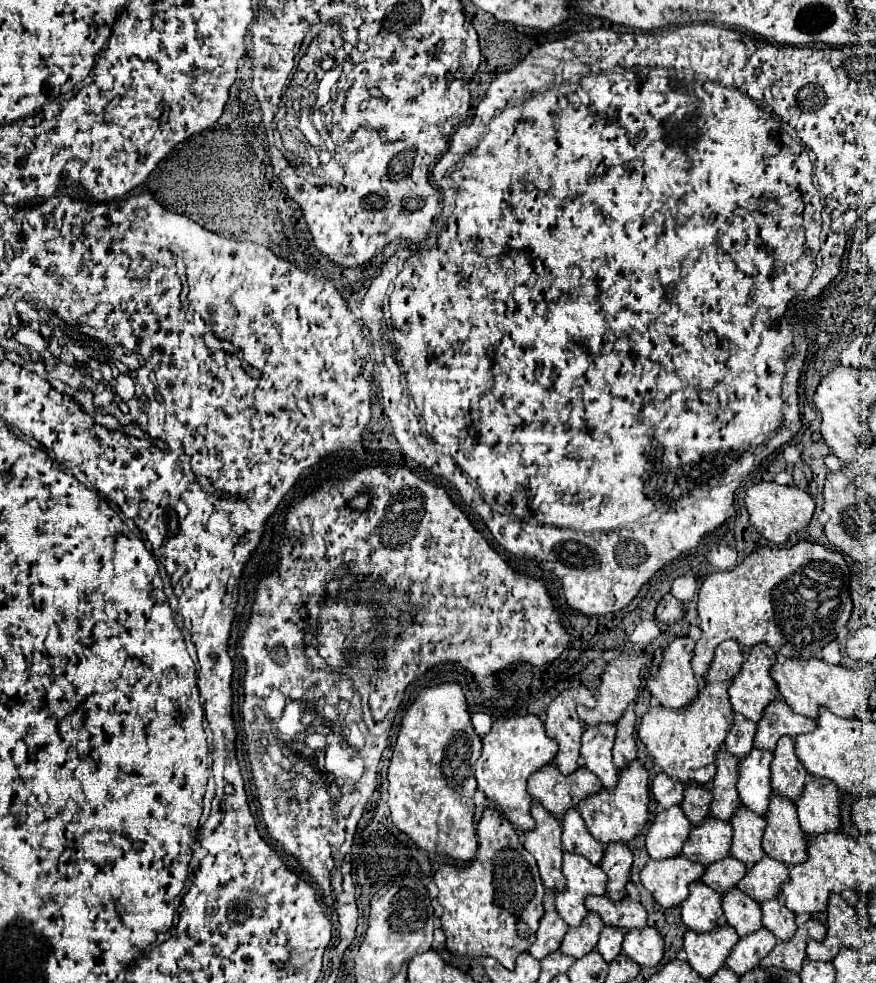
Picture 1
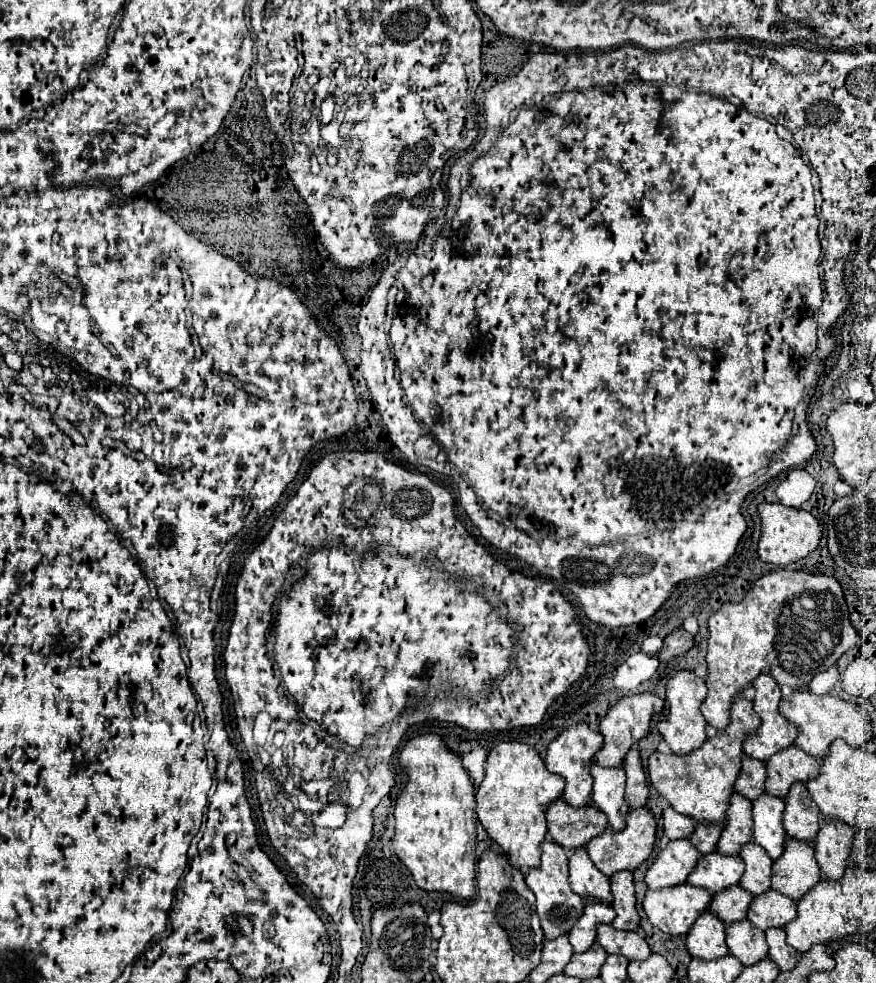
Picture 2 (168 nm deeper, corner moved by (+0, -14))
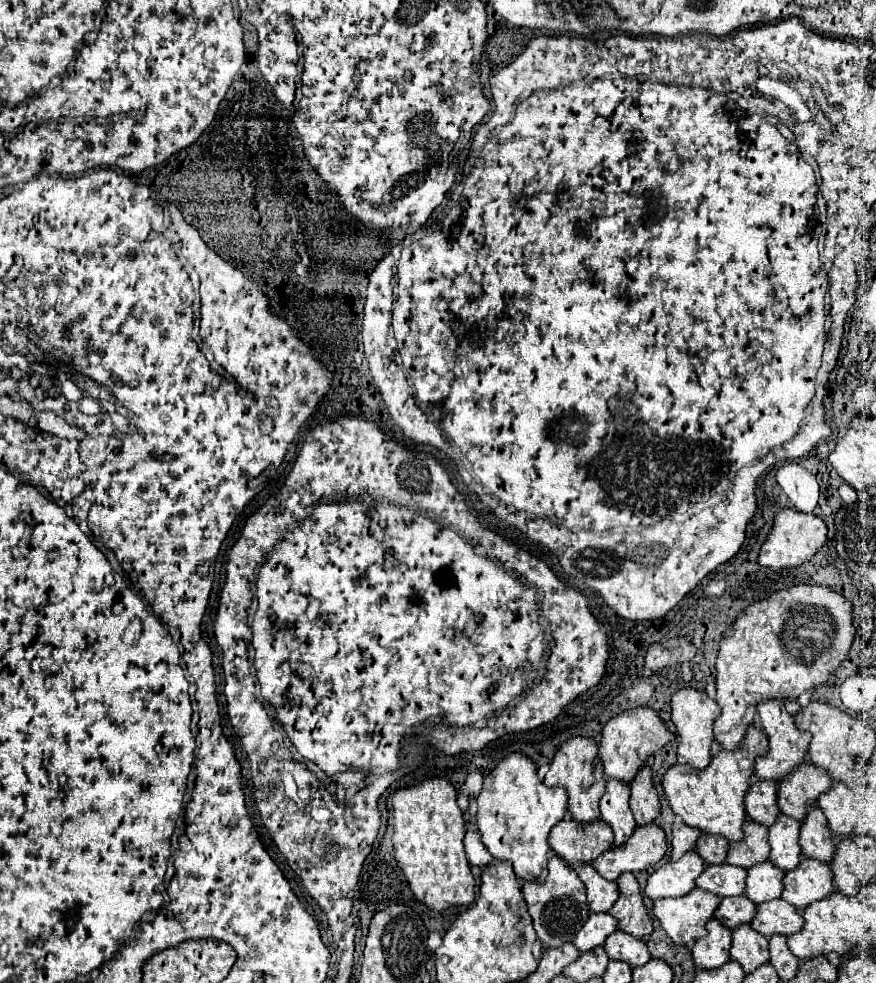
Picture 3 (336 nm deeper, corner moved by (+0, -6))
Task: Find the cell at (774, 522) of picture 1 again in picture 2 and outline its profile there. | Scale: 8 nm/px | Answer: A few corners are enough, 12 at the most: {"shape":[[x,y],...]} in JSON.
{"shape":[[781,503],[757,507],[759,559],[789,565],[821,539],[817,519]]}

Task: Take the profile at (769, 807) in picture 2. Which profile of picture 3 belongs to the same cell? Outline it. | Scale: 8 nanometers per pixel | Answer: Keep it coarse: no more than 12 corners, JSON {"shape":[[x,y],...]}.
{"shape":[[779,815],[769,827],[771,863],[793,871],[801,863],[801,823]]}

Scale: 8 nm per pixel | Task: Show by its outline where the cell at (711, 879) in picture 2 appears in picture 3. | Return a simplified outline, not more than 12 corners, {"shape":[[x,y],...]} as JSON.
{"shape":[[705,867],[697,887],[721,899],[745,891],[745,869]]}

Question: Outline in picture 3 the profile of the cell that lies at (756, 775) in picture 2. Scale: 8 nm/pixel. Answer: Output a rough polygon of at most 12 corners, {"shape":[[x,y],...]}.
{"shape":[[755,781],[747,815],[771,827],[781,815],[777,785]]}

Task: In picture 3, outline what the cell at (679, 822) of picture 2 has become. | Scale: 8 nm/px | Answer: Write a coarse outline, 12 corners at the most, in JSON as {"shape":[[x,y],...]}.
{"shape":[[675,823],[671,859],[693,851],[701,831]]}

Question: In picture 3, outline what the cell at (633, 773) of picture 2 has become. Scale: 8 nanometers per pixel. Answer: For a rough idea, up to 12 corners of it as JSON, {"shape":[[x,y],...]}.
{"shape":[[651,767],[631,783],[631,811],[639,827],[661,813]]}

